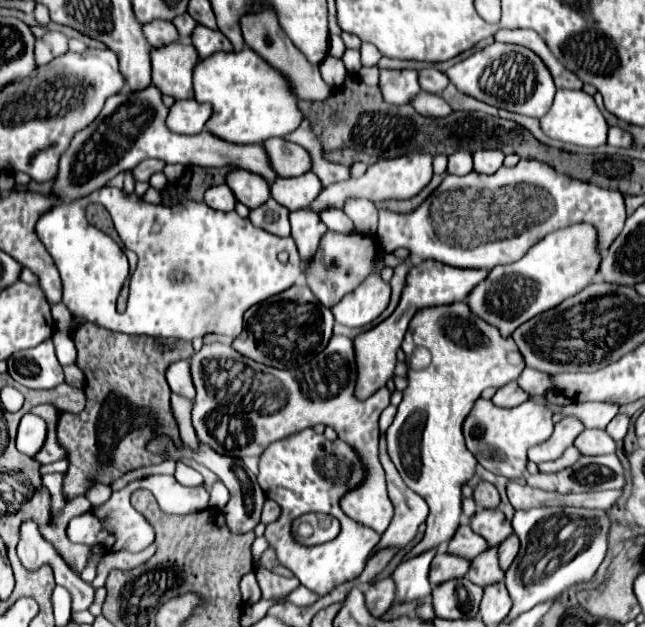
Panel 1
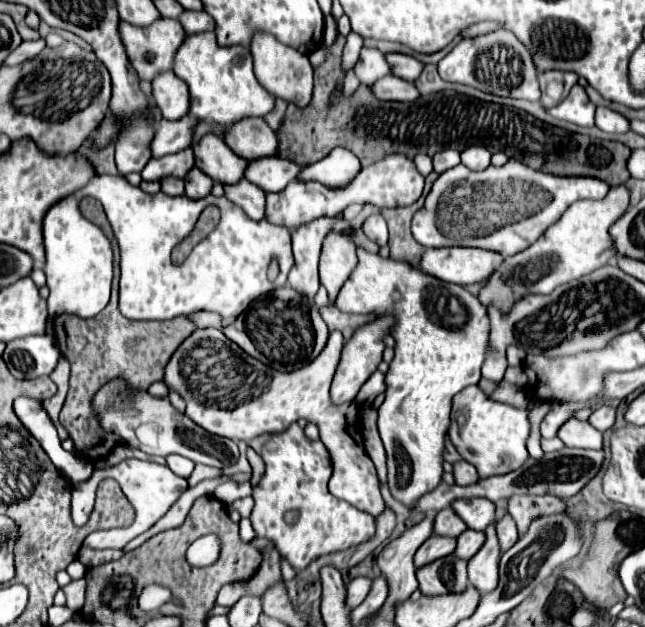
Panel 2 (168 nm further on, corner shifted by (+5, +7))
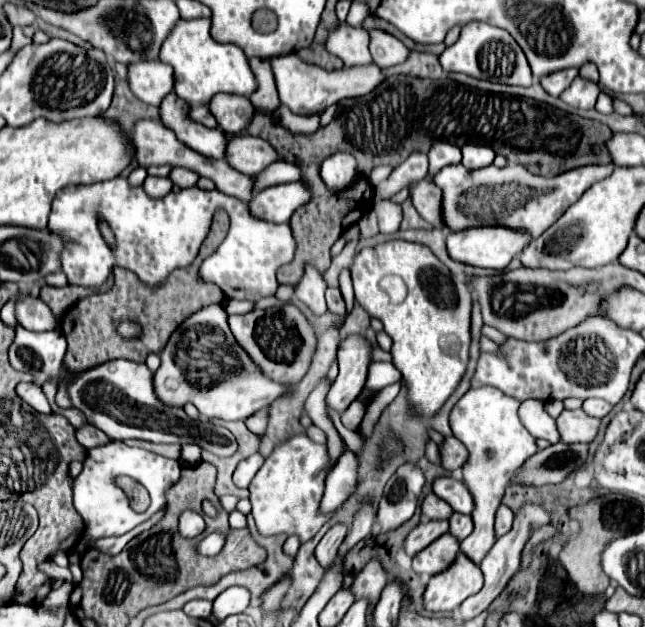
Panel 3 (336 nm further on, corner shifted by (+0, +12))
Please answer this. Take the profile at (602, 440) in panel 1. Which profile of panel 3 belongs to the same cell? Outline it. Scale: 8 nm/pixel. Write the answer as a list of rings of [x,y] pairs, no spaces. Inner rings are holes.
[[[563,410],[557,418],[561,442],[593,442],[599,432],[599,418],[587,416],[583,410]]]

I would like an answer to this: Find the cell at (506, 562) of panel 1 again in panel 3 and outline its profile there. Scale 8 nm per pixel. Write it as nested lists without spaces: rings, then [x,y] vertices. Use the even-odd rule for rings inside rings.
[[[501,506],[497,510],[497,518],[495,518],[495,532],[497,536],[503,536],[511,530],[513,526],[513,512],[507,508],[507,506]]]

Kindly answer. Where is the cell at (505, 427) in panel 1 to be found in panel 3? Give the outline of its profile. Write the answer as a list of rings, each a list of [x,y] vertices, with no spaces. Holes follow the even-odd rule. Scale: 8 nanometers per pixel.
[[[491,386],[467,390],[451,410],[453,436],[461,440],[469,450],[469,460],[463,466],[463,478],[475,498],[475,510],[473,510],[475,530],[469,538],[461,542],[461,552],[467,554],[467,558],[473,560],[477,566],[495,544],[495,530],[493,530],[495,512],[501,506],[501,498],[507,484],[521,468],[521,464],[537,452],[535,438],[527,432],[527,428],[523,428],[517,410],[519,410],[519,400],[505,396],[503,392]]]

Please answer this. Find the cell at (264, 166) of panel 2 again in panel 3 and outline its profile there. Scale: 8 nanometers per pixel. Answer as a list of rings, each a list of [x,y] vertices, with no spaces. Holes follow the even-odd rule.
[[[235,136],[229,140],[227,144],[227,162],[255,178],[259,172],[263,172],[267,166],[271,166],[273,162],[279,162],[279,154],[275,152],[275,148],[271,148],[271,144],[267,144],[261,138],[255,136]]]

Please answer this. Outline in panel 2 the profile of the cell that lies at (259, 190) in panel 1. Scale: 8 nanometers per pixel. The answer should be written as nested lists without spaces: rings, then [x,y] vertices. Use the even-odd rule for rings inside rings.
[[[206,133],[192,151],[196,167],[218,183],[236,183],[248,165],[216,133]]]

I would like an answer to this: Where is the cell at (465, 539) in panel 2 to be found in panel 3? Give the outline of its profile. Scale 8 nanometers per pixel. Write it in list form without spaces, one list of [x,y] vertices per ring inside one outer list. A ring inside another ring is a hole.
[[[453,514],[449,518],[449,532],[457,538],[457,540],[465,540],[469,534],[471,534],[471,528],[473,528],[473,520],[471,516],[465,516],[465,514]]]

